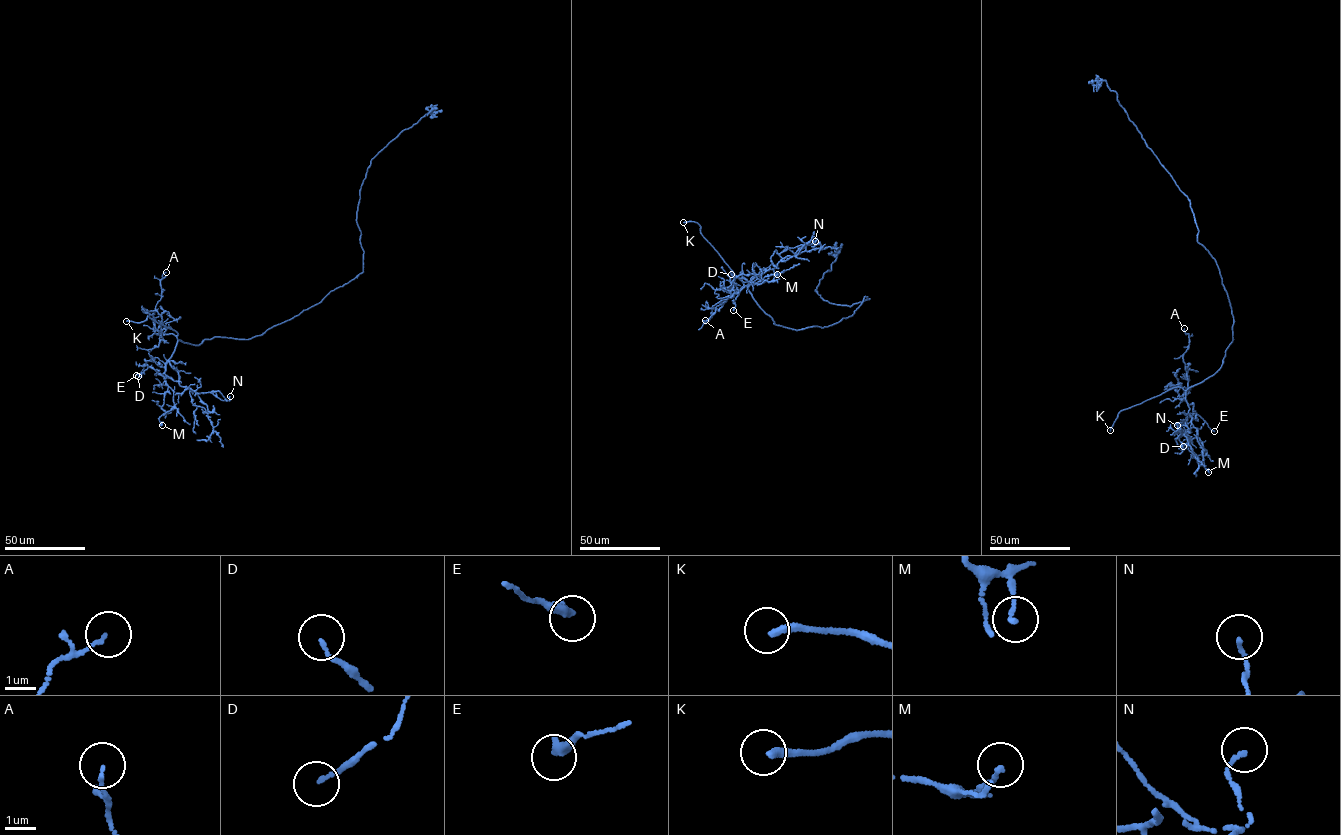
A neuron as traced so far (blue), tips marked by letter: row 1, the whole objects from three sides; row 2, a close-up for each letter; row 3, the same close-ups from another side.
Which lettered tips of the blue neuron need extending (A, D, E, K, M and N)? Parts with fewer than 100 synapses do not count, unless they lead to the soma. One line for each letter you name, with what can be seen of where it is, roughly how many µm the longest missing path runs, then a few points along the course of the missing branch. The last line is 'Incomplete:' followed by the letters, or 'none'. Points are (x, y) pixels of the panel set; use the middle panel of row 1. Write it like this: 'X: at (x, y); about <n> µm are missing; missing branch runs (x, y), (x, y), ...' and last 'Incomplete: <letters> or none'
K: at (683, 222); about 6 µm are missing
Incomplete: K

